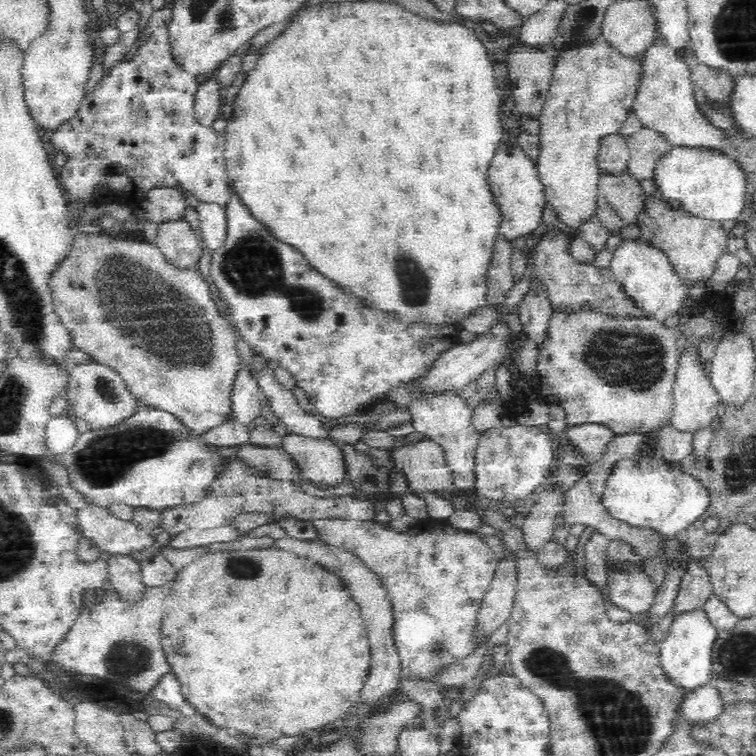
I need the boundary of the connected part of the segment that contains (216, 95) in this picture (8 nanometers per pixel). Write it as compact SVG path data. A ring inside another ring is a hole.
M208 78L202 84L196 86L194 92L194 104L192 110L196 120L205 126L210 126L216 118L221 117L222 98L221 88L214 78Z

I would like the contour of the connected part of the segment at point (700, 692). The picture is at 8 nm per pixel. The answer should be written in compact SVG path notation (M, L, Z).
M705 683L689 692L681 706L681 716L689 716L696 723L710 720L711 717L718 716L723 704L717 688Z

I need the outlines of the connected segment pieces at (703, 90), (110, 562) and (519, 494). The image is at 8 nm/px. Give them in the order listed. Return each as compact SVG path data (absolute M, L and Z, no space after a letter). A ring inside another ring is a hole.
M690 65L690 80L694 104L698 114L710 124L710 127L722 131L726 139L736 138L736 132L741 132L733 111L733 90L736 79L722 68L706 65Z
M110 553L107 559L109 588L116 590L124 600L140 600L146 584L143 581L141 561L132 554Z
M505 416L502 424L490 426L478 432L478 442L474 448L474 489L473 494L497 501L515 502L518 499L532 496L549 480L550 464L553 463L551 436L542 432L538 426L524 426L512 421L507 421Z

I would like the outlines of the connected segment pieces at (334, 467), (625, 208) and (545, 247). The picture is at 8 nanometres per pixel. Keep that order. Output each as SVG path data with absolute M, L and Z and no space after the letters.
M286 430L280 446L301 465L304 480L314 481L320 487L331 487L348 477L342 444L329 435L304 436Z
M625 172L622 176L602 175L599 193L615 209L625 224L637 224L645 212L647 198L637 178Z
M548 230L534 247L534 267L537 276L548 287L548 294L553 308L576 309L587 306L607 315L620 317L648 317L649 313L642 308L633 296L624 291L623 284L613 279L609 268L595 268L588 263L574 261L567 250L568 239Z

